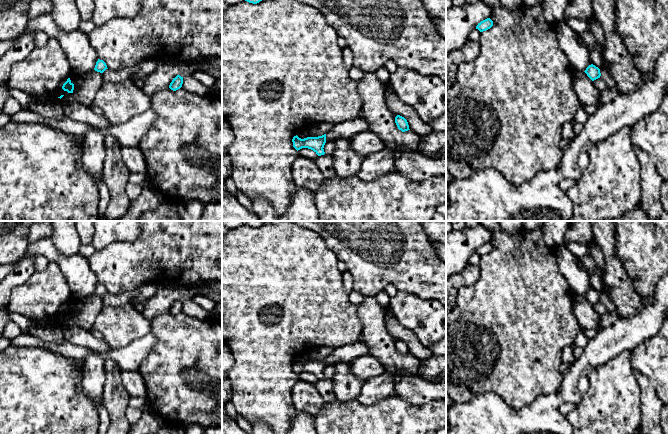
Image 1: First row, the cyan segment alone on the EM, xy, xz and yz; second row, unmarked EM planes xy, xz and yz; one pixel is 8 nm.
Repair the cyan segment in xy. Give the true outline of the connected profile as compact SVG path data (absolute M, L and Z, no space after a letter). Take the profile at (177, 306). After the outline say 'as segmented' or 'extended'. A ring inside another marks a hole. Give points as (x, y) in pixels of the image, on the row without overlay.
M177 299L175 302L173 302L172 306L169 309L169 312L173 315L176 315L182 311L182 308L183 308L183 301Z | as segmented

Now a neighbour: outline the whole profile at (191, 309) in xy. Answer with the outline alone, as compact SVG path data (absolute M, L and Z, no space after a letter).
M190 300L186 302L183 312L188 316L192 316L198 319L205 317L203 309Z

